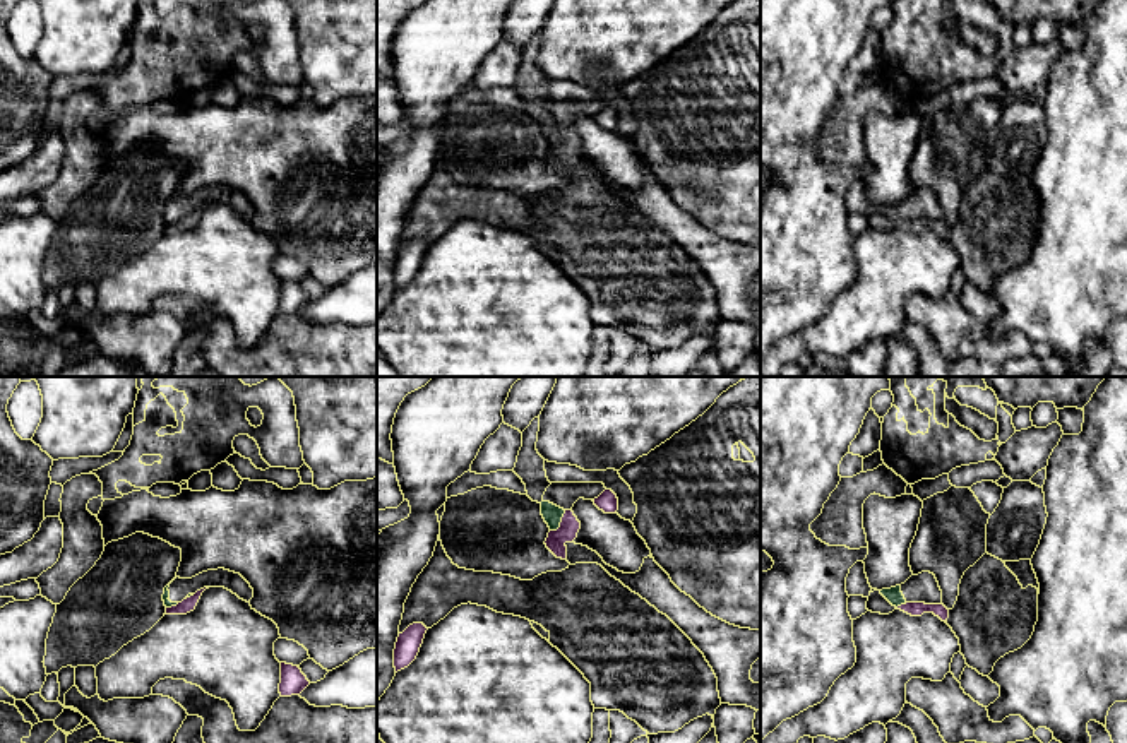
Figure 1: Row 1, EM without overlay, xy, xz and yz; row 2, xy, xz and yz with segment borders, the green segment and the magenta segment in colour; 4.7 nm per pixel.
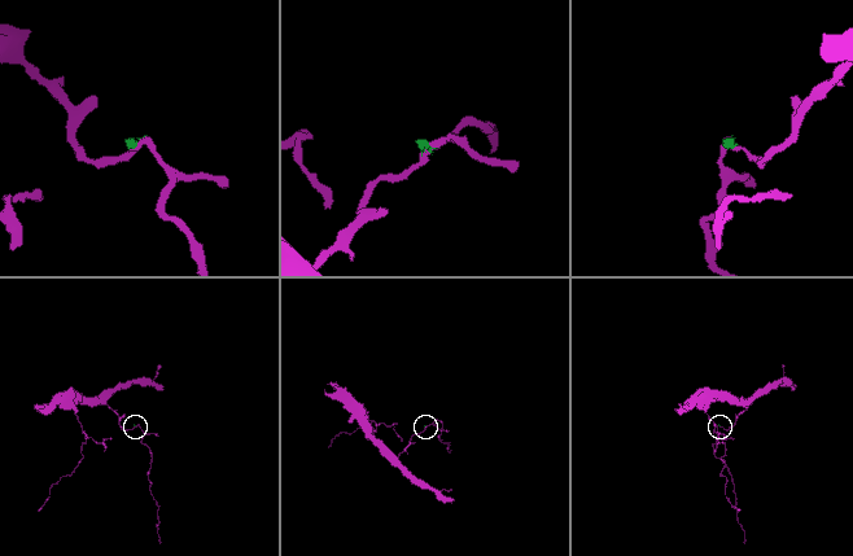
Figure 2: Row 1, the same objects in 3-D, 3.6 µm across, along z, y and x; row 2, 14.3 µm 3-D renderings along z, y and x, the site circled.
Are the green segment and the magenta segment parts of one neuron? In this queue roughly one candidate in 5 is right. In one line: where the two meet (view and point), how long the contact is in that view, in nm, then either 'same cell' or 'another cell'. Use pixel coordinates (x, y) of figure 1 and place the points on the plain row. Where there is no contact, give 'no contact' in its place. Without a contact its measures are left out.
contact xz (560, 137); length 130 nm; another cell

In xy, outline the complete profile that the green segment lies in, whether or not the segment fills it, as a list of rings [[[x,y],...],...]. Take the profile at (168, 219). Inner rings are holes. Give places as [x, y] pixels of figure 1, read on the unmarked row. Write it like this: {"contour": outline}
{"contour": [[[218,185],[202,188],[192,195],[180,193],[173,195],[164,204],[163,211],[164,223],[166,224],[176,223],[178,219],[194,212],[197,207],[204,204],[224,204],[247,219],[250,219],[250,216],[253,214],[253,205],[240,190]]]}

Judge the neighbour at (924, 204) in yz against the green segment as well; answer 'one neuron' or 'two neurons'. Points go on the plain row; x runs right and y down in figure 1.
one neuron

